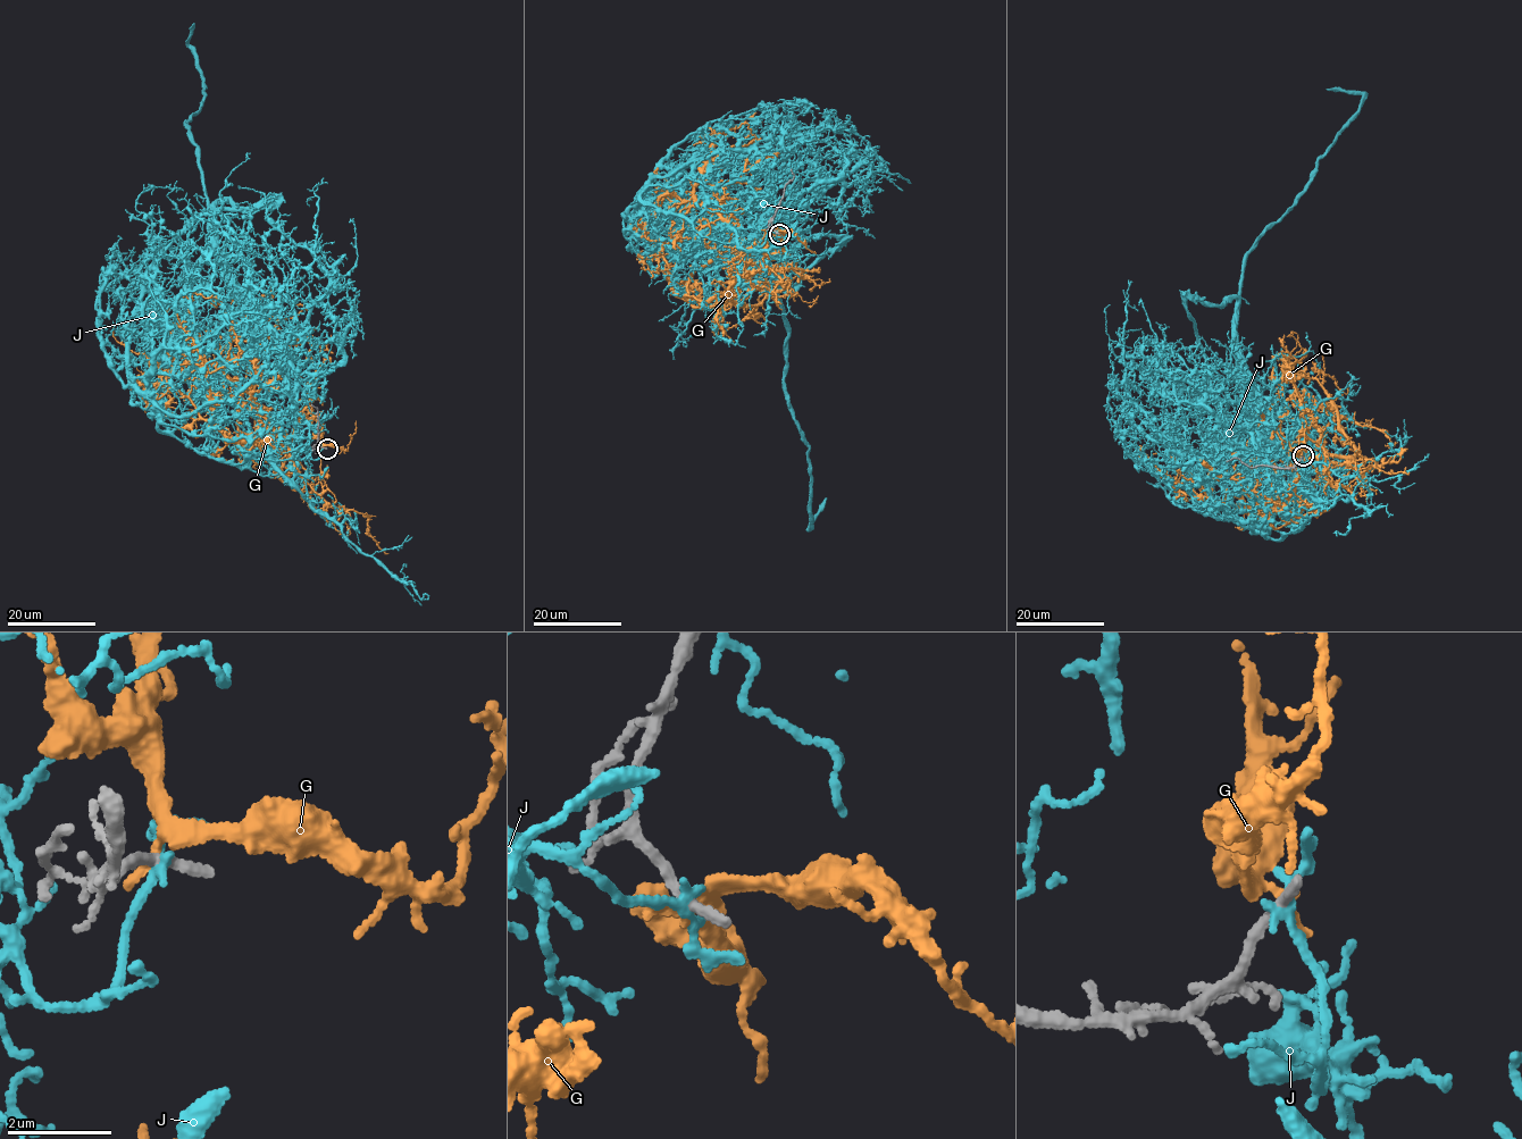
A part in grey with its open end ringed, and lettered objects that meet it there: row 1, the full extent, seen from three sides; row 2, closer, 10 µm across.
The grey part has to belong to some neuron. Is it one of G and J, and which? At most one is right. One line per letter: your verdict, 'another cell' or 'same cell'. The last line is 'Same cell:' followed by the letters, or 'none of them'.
G: another cell
J: another cell
Same cell: none of them

